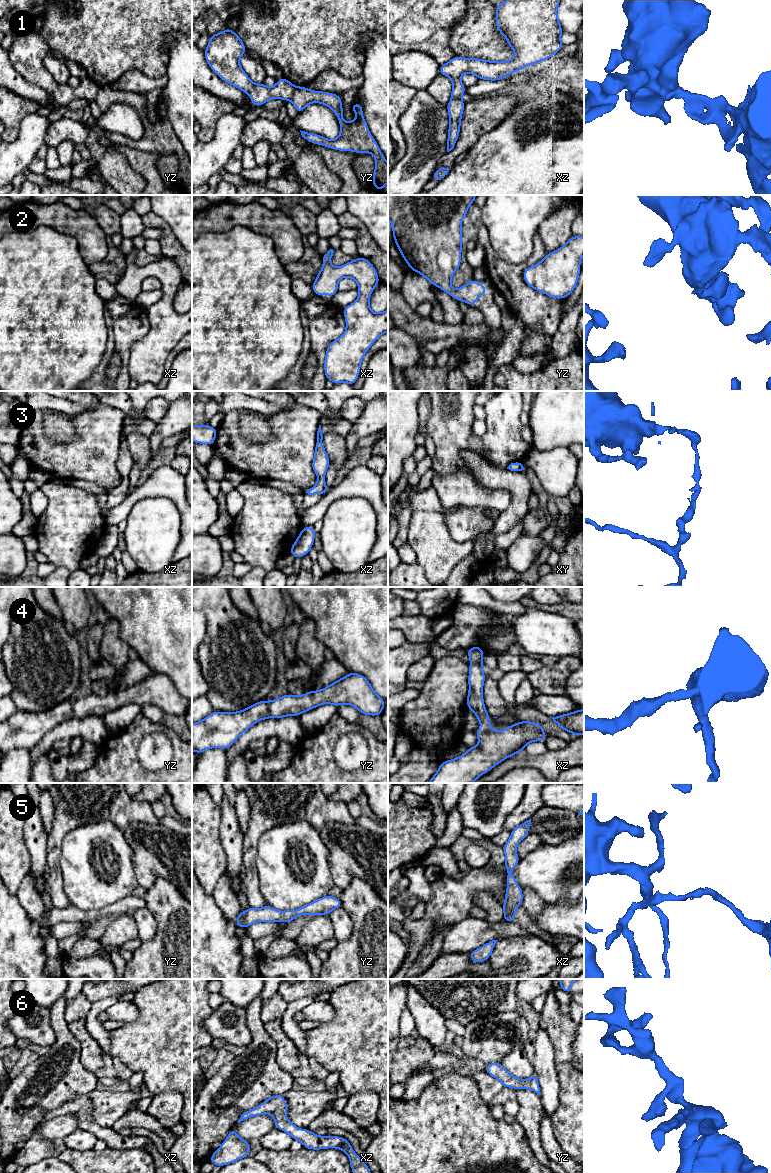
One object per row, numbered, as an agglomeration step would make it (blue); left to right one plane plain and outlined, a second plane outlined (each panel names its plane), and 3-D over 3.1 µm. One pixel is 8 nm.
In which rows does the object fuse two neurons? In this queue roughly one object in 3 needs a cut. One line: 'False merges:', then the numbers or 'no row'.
False merges: 1, 3

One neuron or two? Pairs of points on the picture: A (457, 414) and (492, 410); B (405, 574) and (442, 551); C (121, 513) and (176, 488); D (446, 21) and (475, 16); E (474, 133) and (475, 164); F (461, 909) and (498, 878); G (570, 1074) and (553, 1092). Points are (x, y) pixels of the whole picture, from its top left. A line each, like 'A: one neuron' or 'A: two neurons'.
A: two neurons
B: two neurons
C: one neuron
D: two neurons
E: two neurons
F: one neuron
G: two neurons

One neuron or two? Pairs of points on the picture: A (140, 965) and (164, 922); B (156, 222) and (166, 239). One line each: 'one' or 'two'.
A: one
B: one

